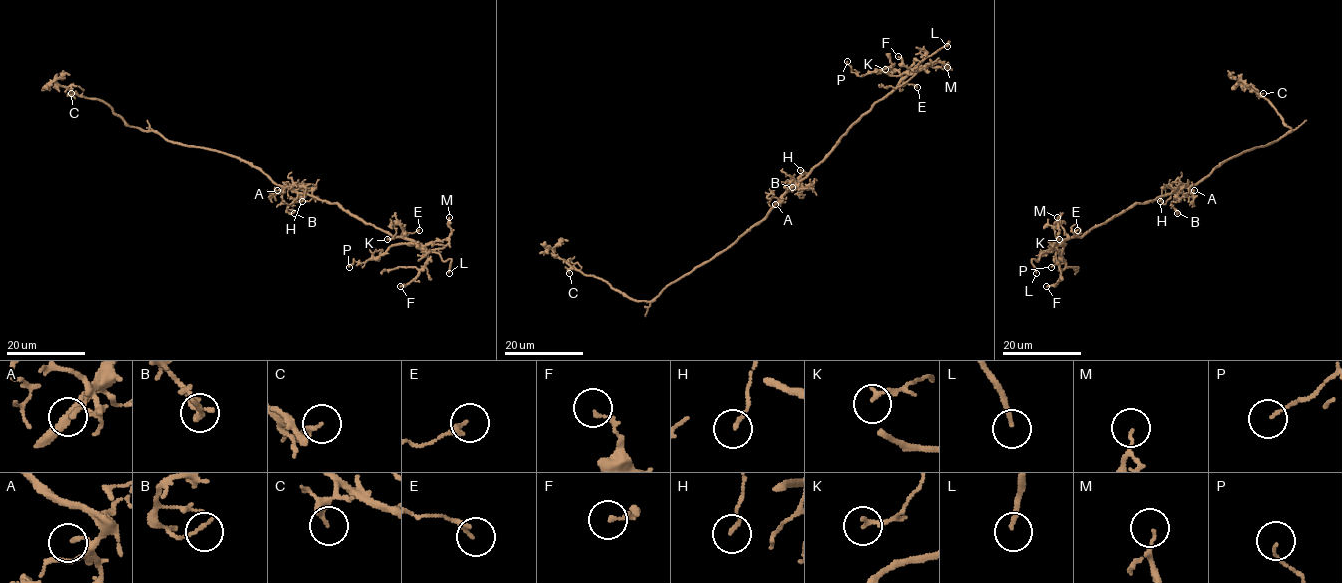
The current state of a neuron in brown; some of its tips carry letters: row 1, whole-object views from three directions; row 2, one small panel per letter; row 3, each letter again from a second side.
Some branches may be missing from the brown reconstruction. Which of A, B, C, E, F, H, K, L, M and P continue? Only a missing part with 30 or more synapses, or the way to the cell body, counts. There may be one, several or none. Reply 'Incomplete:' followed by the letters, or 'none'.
Incomplete: L

